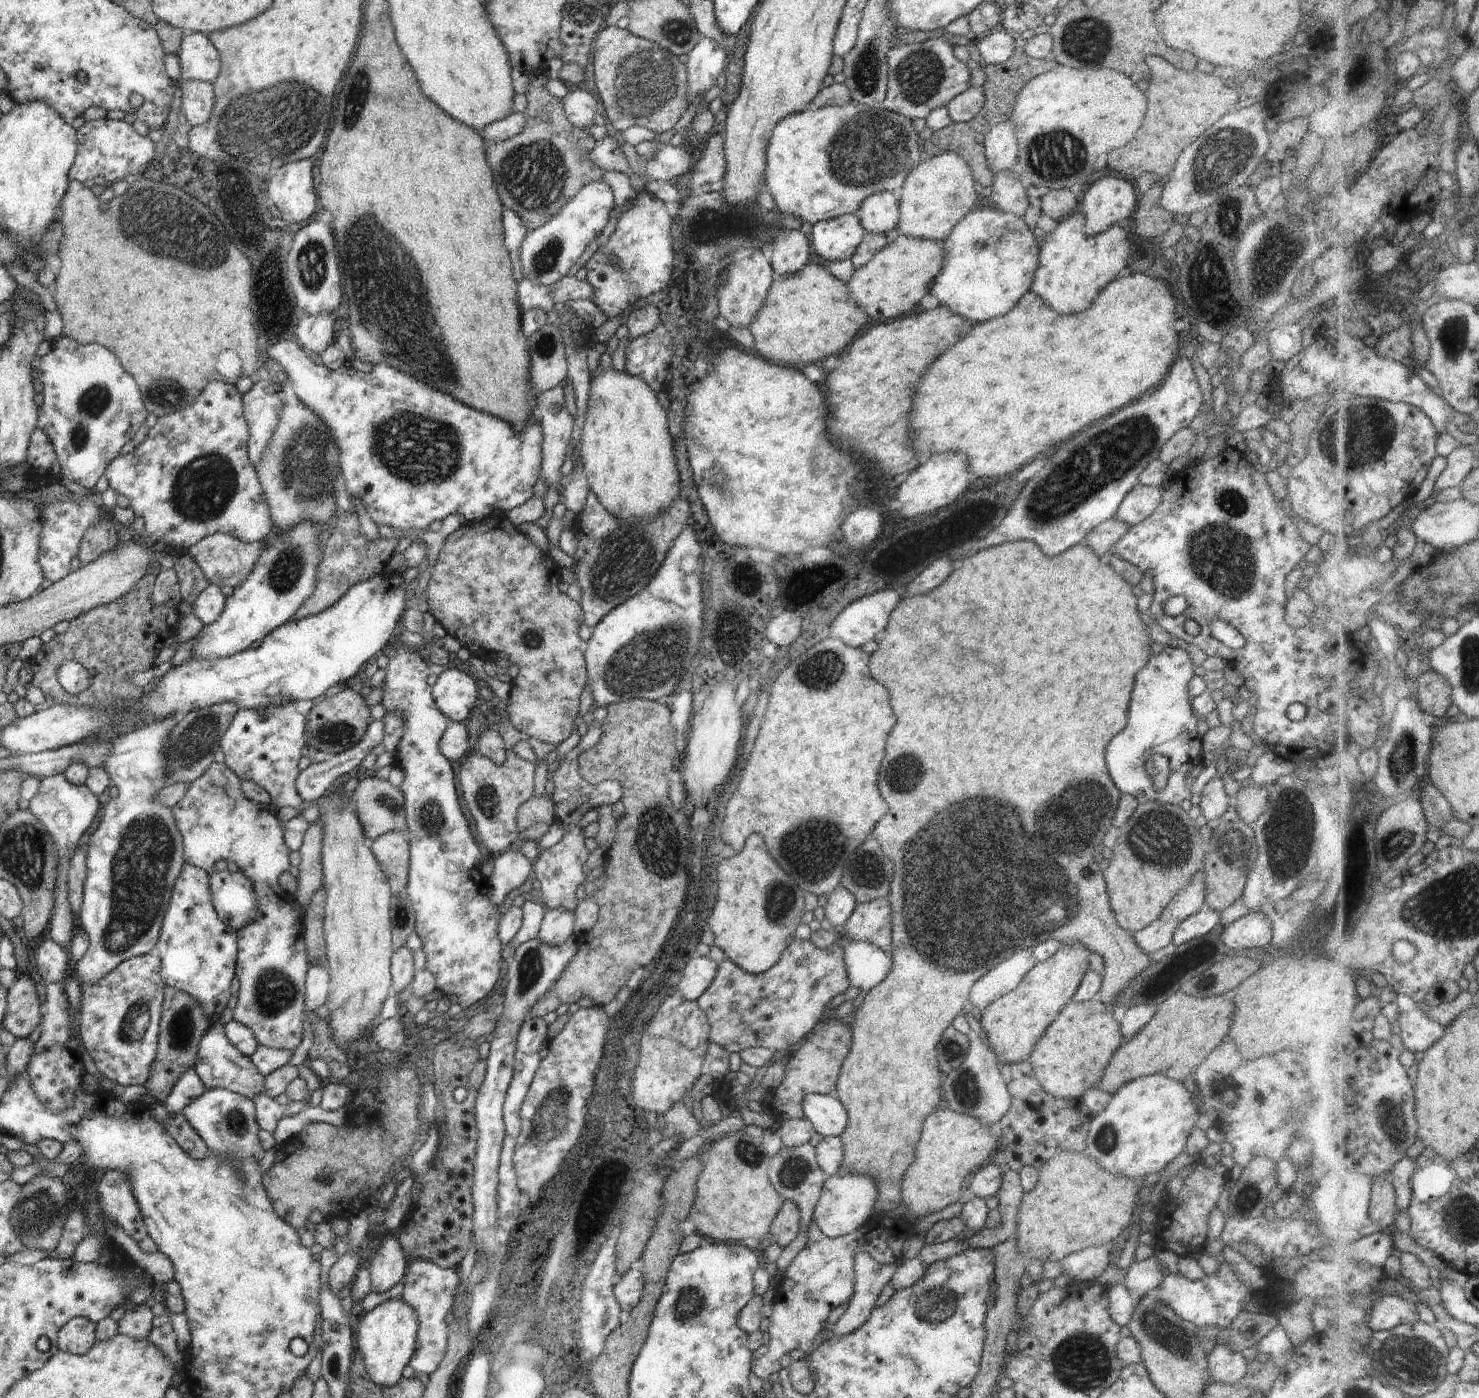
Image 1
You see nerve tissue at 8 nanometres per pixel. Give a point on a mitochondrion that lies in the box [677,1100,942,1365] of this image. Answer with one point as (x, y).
(795, 1171)

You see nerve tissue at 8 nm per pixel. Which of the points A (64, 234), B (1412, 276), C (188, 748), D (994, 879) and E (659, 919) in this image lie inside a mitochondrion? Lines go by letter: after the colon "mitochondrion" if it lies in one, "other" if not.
A: other
B: other
C: mitochondrion
D: mitochondrion
E: other

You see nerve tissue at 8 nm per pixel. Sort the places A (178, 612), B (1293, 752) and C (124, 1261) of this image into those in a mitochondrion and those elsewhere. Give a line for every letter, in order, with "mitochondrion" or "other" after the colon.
A: other
B: other
C: other

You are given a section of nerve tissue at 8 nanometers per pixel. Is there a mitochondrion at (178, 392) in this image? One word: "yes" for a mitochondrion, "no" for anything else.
yes

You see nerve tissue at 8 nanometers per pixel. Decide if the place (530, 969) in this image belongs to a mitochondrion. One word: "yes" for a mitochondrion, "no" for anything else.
yes

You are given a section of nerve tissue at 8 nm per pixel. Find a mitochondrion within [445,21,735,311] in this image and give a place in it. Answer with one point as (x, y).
(643, 82)

